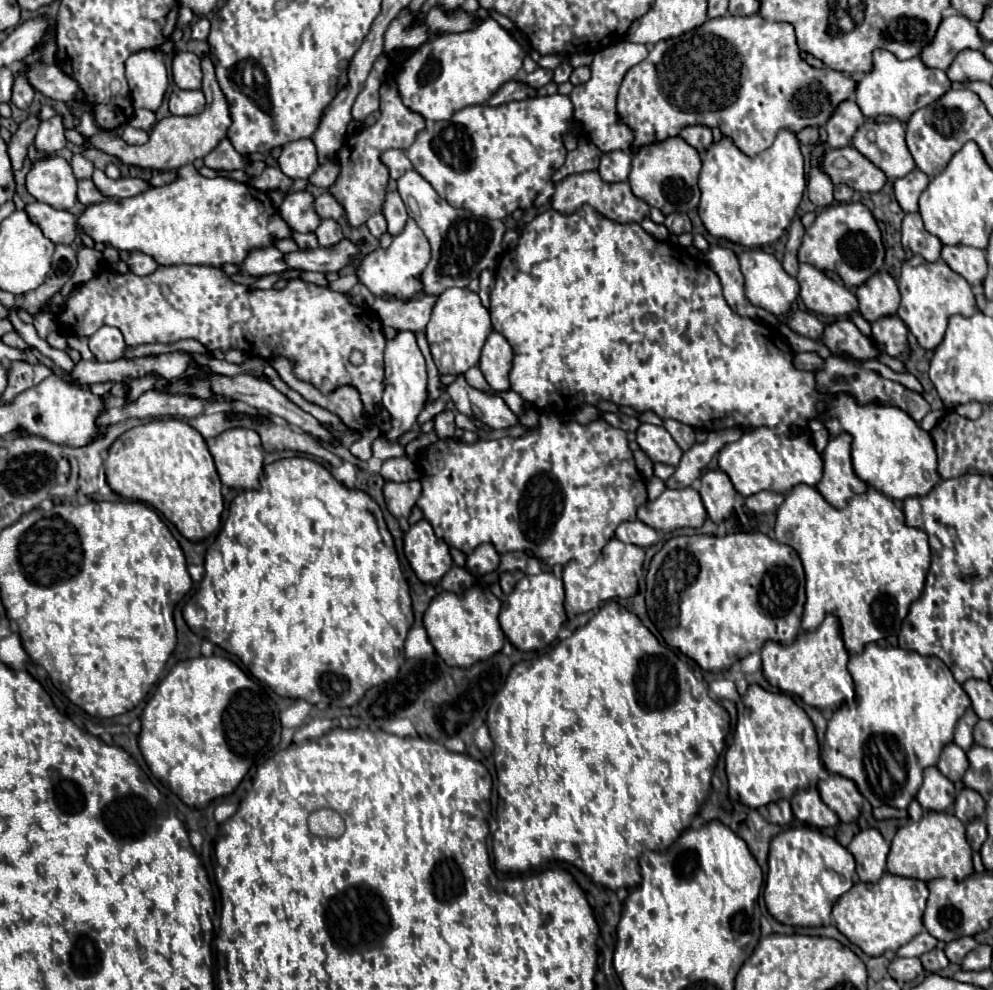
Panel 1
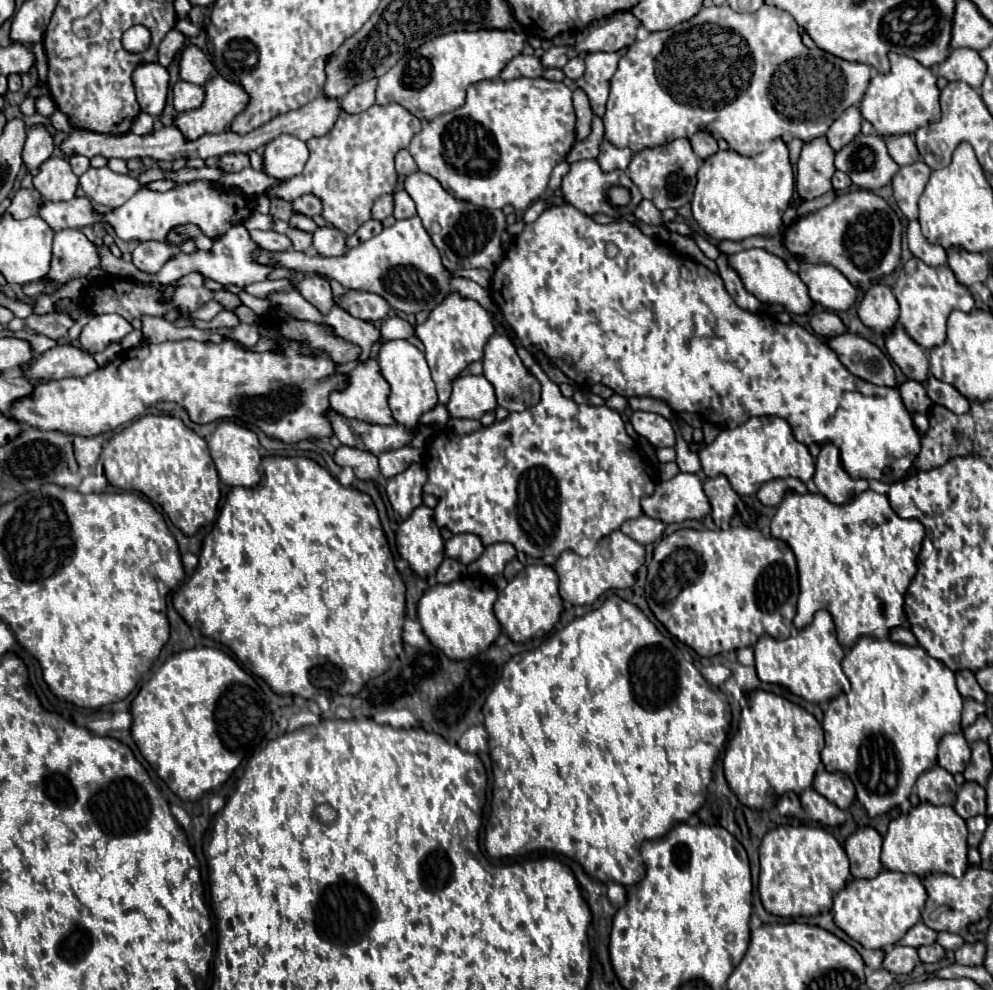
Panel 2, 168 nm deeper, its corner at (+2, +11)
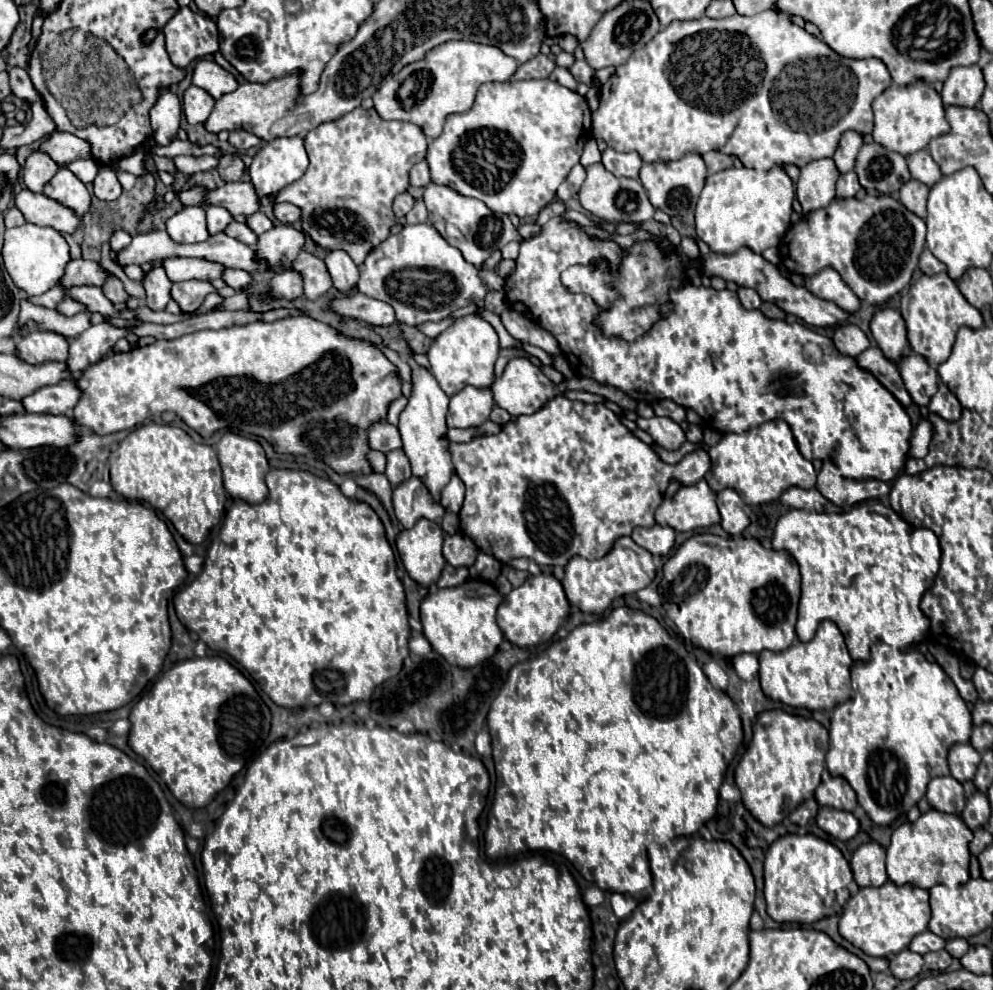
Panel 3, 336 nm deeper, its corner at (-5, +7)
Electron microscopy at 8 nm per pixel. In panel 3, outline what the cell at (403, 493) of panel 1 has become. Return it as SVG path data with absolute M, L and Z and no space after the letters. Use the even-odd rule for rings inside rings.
M411 477L393 489L395 517L405 529L411 529L421 517L439 521L445 513L419 477Z

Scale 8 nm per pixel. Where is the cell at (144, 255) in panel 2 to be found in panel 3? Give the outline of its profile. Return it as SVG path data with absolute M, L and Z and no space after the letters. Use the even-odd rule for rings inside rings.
M153 265L151 271L145 273L143 277L143 287L147 291L147 299L145 299L145 305L151 309L151 311L163 311L167 301L171 299L169 295L169 289L171 289L171 281L163 269L163 265Z

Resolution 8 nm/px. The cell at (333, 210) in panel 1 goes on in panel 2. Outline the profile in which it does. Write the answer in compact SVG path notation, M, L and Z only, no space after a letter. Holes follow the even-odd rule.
M302 195L296 201L292 201L292 211L294 213L302 213L306 217L312 217L314 221L320 221L320 213L322 213L322 203L316 197L310 195Z

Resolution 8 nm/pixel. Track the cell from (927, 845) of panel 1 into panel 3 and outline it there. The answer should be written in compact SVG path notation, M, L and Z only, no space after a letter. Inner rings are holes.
M929 809L915 823L905 823L893 831L891 845L887 847L887 875L897 885L911 883L921 889L931 889L941 883L947 887L957 887L969 881L971 839L973 833L961 817Z

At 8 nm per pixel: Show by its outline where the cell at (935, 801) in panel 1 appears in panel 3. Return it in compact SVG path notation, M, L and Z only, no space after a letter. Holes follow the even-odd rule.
M947 775L947 777L935 777L929 783L929 787L927 787L927 801L937 811L959 815L963 811L963 807L965 807L963 787L951 775Z

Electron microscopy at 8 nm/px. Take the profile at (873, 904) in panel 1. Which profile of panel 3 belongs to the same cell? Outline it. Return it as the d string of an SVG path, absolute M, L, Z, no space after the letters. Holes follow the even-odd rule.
M887 881L881 887L863 887L847 901L847 905L843 907L841 919L839 919L839 933L867 955L887 957L889 953L903 951L917 933L923 933L927 929L929 919L931 919L929 893L925 889L915 887L915 885L895 885L893 881Z

